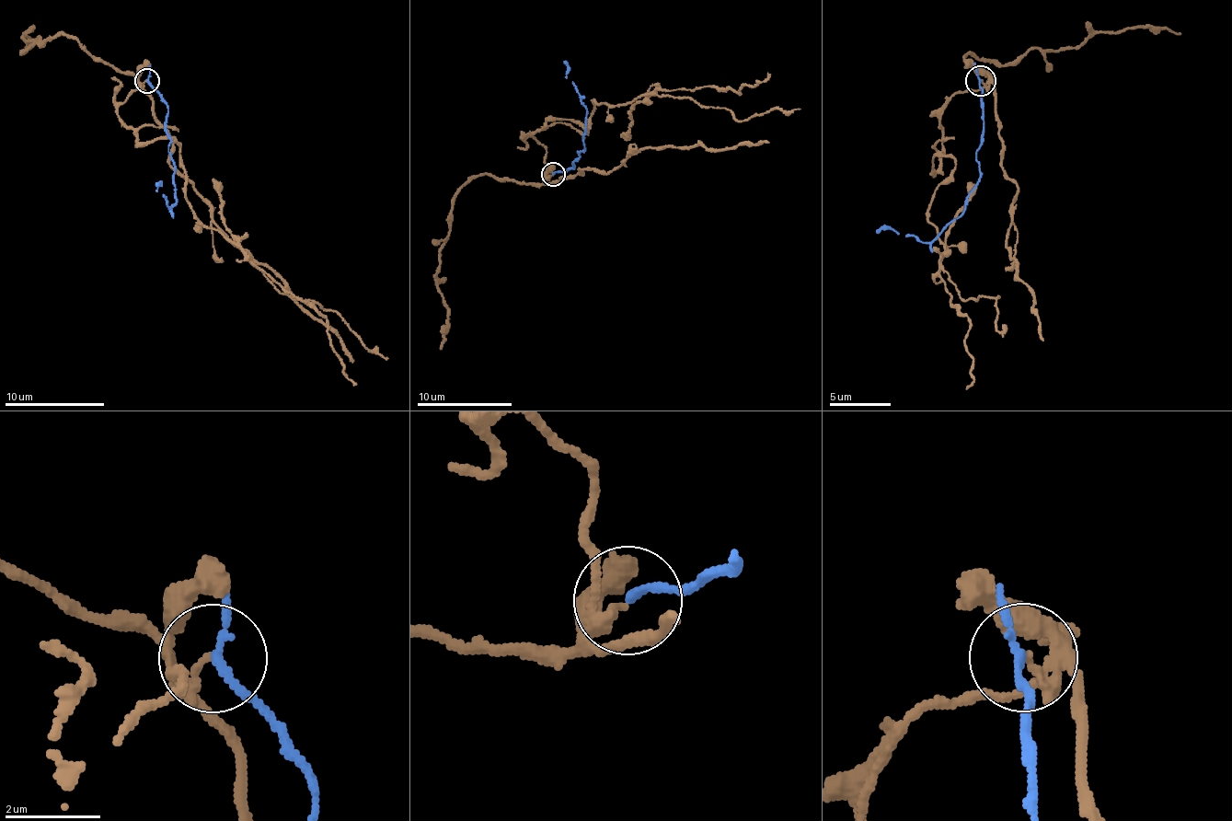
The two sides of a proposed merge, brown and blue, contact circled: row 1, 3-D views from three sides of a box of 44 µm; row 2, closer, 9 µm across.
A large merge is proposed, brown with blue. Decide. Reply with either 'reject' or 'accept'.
reject

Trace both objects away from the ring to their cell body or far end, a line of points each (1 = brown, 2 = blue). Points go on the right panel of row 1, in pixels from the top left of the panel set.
1: (983, 81), (942, 109), (934, 171), (955, 174), (927, 222), (965, 299), (999, 296), (1004, 334)
2: (980, 81), (984, 137), (978, 144), (975, 163), (979, 183), (961, 213), (929, 241), (883, 230), (877, 234)

